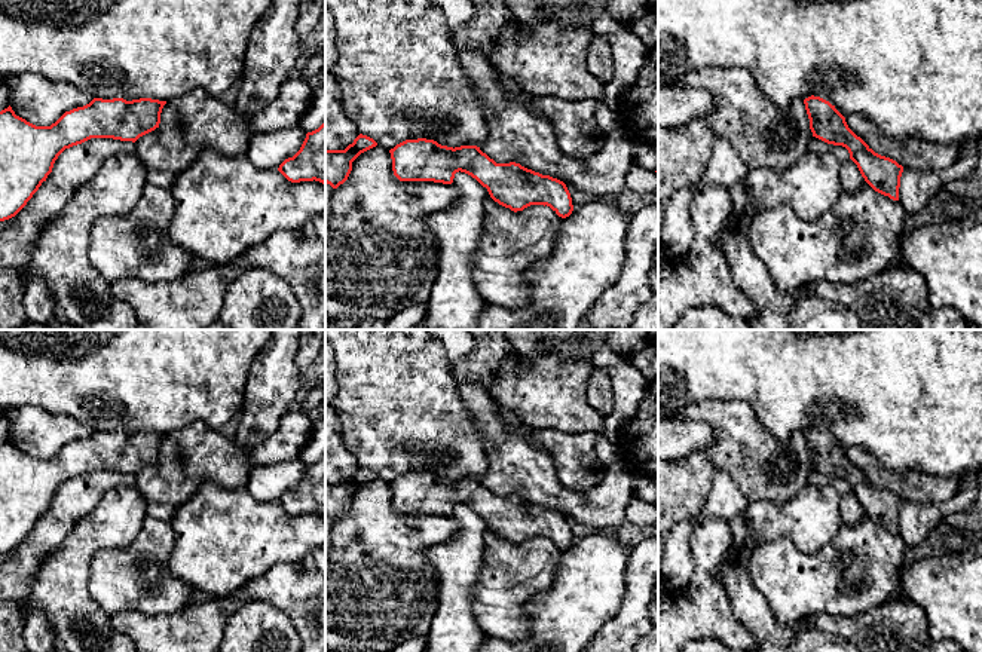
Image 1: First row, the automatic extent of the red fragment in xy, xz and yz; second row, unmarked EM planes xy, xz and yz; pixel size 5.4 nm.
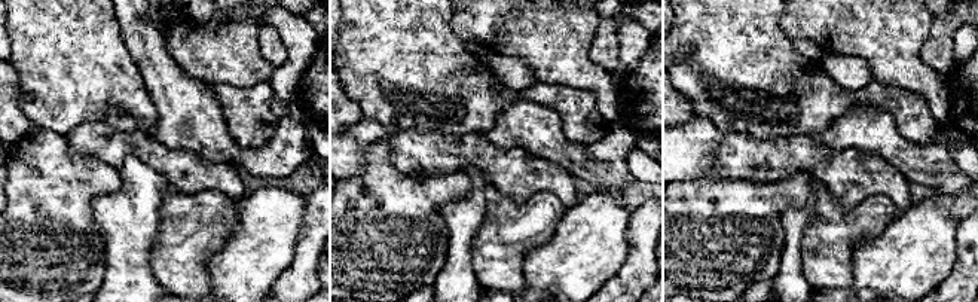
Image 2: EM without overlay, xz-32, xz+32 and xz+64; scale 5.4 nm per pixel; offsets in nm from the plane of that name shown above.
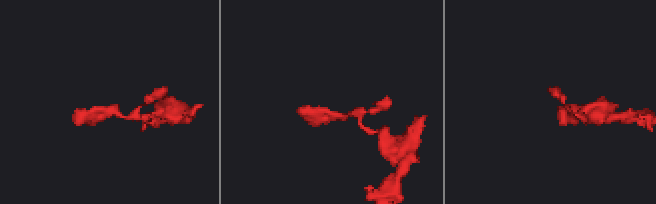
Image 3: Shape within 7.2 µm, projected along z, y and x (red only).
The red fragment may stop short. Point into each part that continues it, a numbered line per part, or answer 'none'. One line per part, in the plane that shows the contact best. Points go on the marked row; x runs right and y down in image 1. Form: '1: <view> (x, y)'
none

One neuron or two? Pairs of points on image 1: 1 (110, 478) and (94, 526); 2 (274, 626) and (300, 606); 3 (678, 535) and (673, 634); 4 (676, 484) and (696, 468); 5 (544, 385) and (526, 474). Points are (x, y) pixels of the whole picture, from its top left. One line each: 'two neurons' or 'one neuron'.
1: two neurons
2: two neurons
3: two neurons
4: one neuron
5: two neurons

